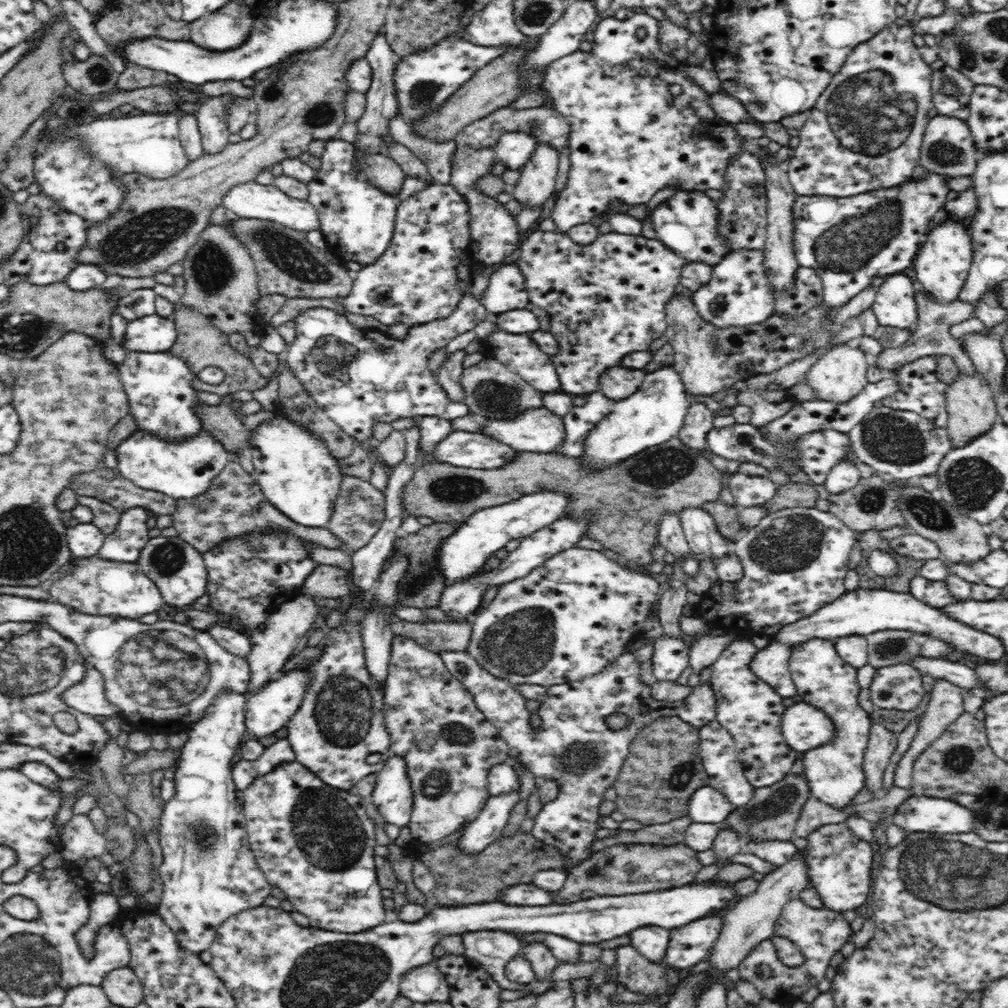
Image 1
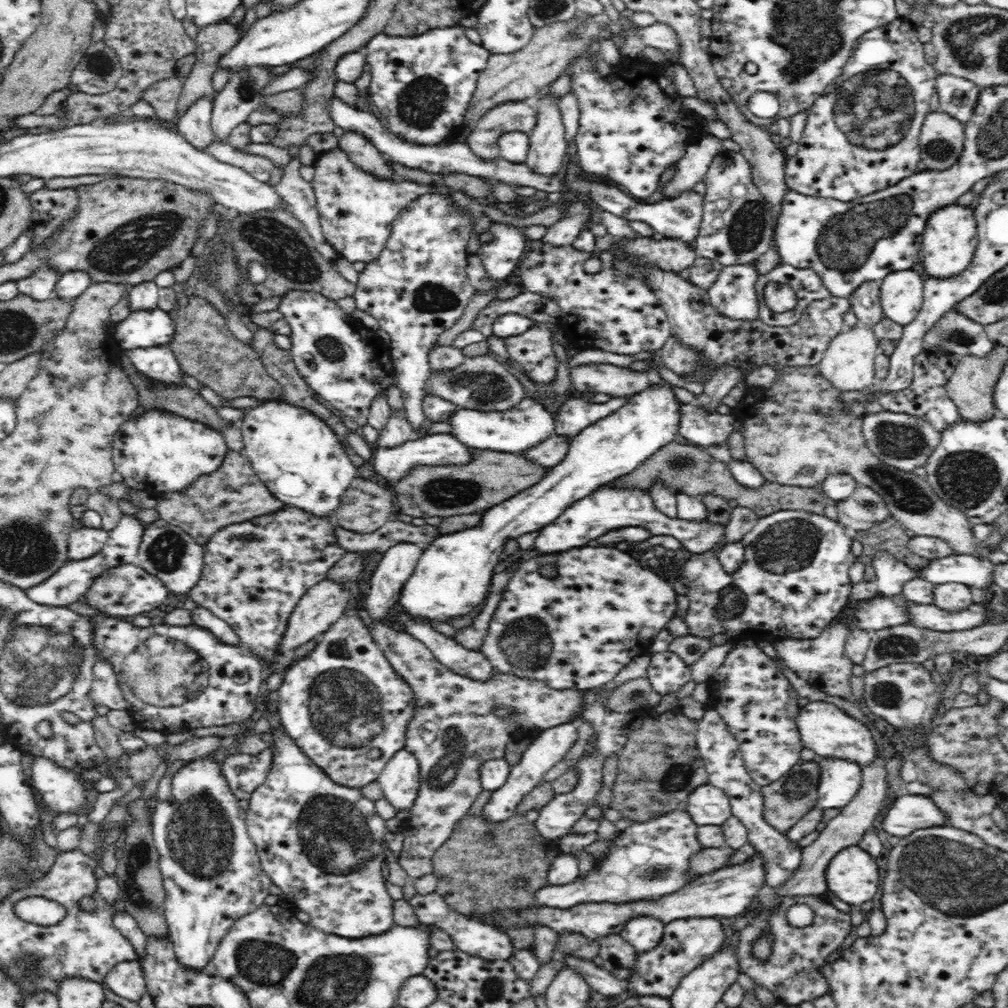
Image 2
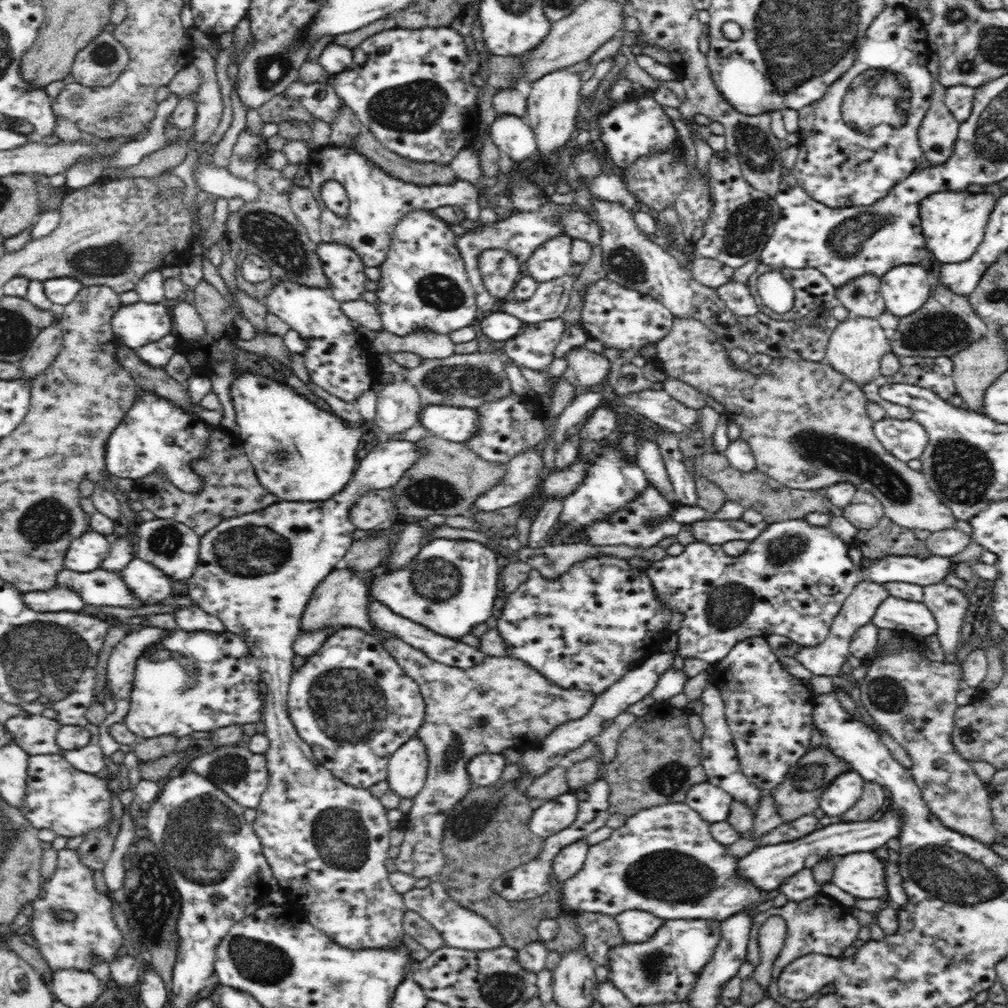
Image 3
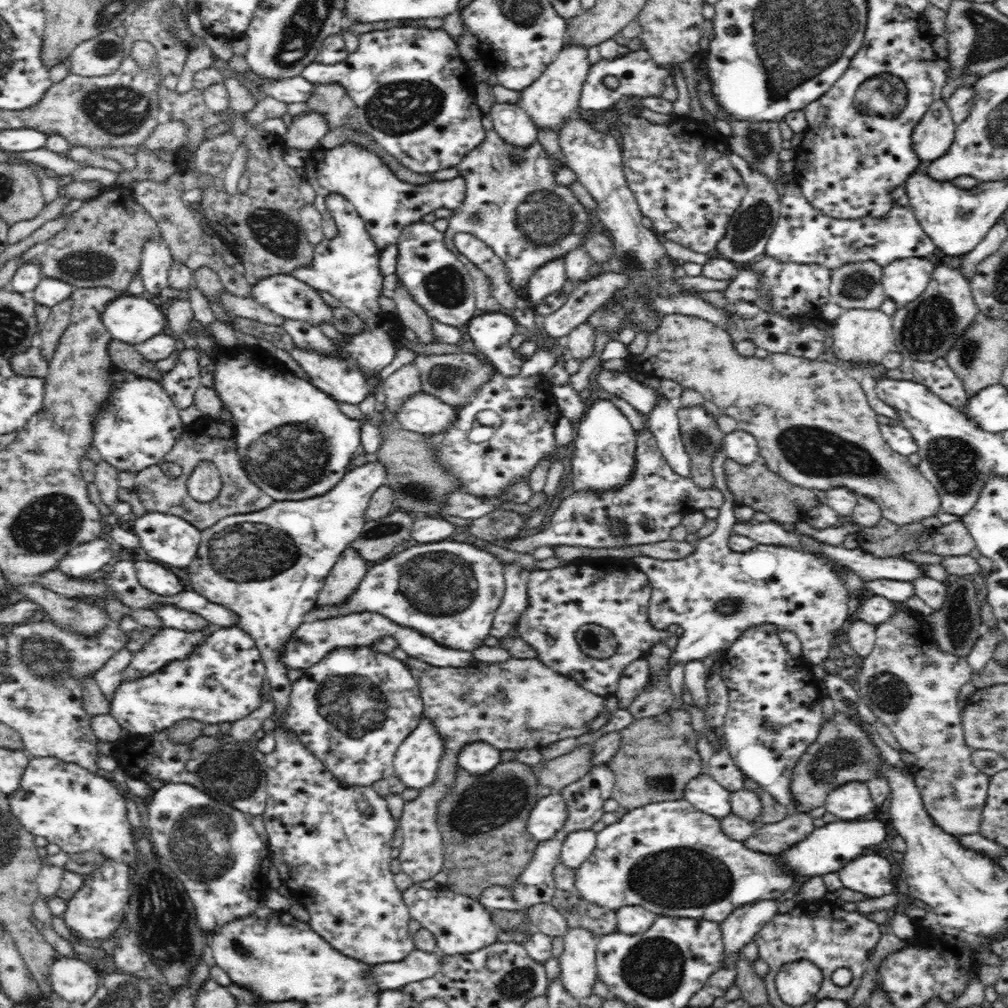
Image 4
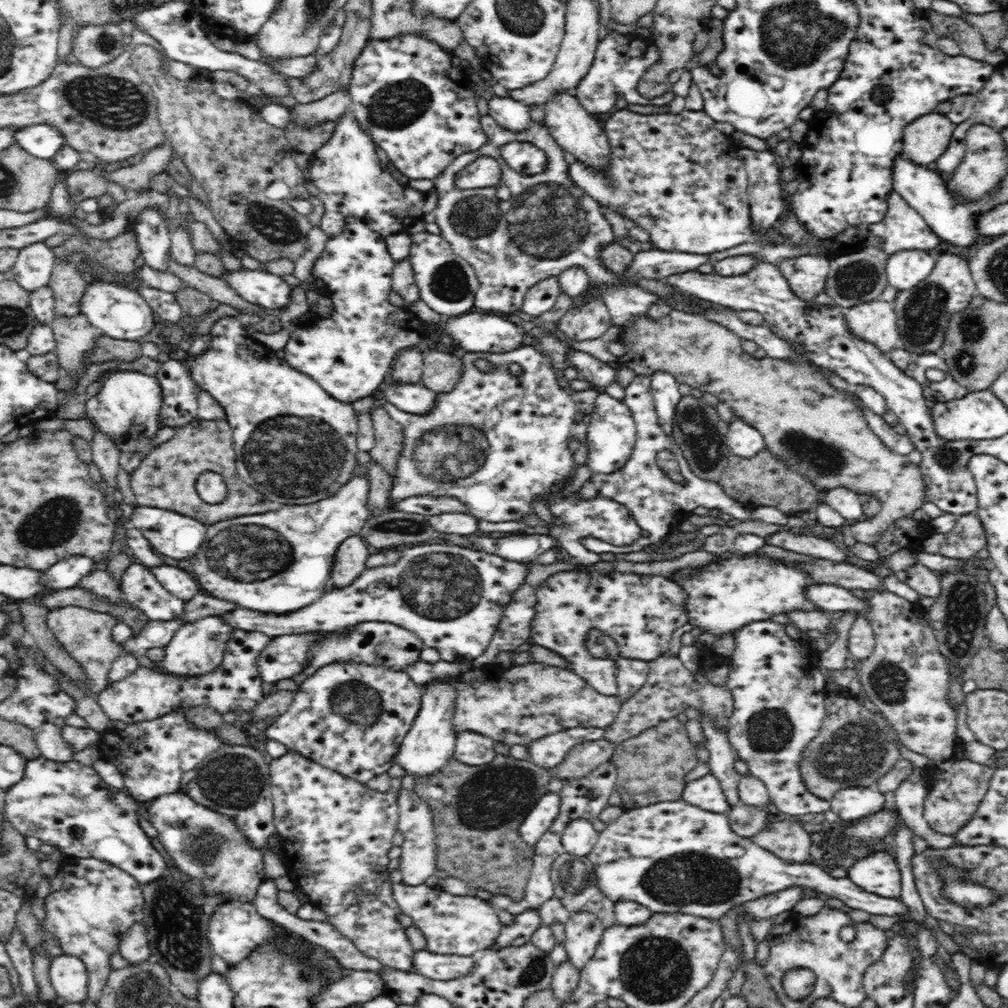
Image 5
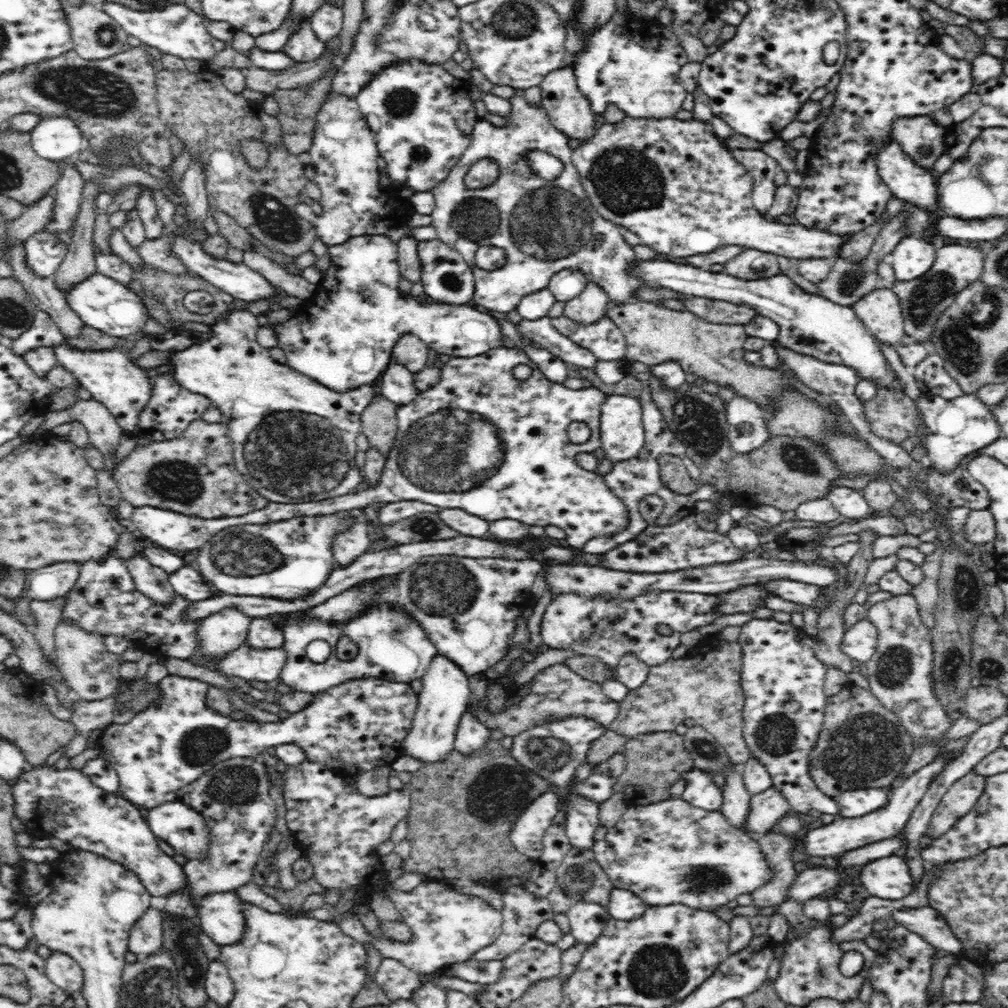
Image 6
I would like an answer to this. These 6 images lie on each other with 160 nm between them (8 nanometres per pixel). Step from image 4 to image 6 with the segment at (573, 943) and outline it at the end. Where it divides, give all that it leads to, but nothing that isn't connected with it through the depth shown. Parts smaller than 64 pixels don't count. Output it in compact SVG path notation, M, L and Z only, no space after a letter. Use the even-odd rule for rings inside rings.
M578 900L565 912L569 918L572 936L577 944L590 946L600 938L604 925L610 919L606 906Z

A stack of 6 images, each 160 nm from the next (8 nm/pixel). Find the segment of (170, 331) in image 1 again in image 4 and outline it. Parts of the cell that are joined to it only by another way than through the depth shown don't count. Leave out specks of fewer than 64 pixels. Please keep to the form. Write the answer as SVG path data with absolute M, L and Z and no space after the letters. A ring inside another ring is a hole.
M121 293L104 306L104 309L101 310L101 319L113 339L134 346L153 336L162 334L164 326L166 326L166 317L162 306L157 299L150 298L147 295Z

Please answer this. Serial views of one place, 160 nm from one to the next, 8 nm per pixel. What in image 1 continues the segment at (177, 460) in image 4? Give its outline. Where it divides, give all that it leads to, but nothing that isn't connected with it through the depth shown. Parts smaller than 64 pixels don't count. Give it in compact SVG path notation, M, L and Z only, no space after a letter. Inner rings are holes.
M233 458L212 480L208 492L194 498L178 500L176 512L171 514L171 517L172 526L177 530L179 536L201 553L208 552L213 546L228 538L242 537L254 530L255 532L279 530L279 532L292 533L302 540L309 540L320 547L341 548L339 538L336 538L327 527L305 527L284 516L280 510L268 502L253 475L244 470L244 467Z

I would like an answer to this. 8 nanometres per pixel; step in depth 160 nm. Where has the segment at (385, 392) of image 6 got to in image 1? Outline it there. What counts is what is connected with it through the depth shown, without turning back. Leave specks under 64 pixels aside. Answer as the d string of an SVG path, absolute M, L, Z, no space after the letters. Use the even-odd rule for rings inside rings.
M544 406L524 410L514 419L496 420L481 419L483 428L478 432L496 439L522 453L552 453L564 442L566 429L563 418Z

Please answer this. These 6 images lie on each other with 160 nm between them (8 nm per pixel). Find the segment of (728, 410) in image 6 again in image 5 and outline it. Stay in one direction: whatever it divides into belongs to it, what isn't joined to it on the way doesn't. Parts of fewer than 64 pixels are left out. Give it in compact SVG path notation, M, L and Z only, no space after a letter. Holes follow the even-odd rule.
M735 417L729 424L726 442L731 454L742 458L752 458L765 448L764 437L759 431Z

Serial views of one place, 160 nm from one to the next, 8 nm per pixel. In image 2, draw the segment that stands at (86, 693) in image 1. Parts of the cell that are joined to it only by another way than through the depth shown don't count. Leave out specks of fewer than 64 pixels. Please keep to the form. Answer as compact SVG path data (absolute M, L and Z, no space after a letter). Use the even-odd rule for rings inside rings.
M102 659L94 664L93 677L88 692L88 698L93 705L106 706L109 710L132 710L122 696L122 688L118 684L114 669L107 661Z

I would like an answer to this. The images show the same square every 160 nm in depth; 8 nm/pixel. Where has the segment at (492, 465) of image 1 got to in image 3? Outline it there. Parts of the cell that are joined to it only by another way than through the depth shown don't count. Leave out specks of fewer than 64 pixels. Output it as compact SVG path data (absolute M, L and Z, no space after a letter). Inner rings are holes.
M389 439L385 442L380 442L368 450L368 454L362 459L358 460L357 467L354 470L352 481L344 486L338 494L334 494L328 500L316 502L290 502L280 501L263 508L262 510L252 511L248 514L243 514L238 517L226 518L218 526L209 530L204 536L200 538L198 566L194 570L194 574L187 581L188 583L188 597L192 599L194 605L200 609L216 616L224 625L227 631L232 634L241 636L244 643L248 645L250 653L256 658L261 670L261 677L268 687L267 694L264 696L265 703L263 704L264 724L266 725L265 735L269 740L269 749L265 752L265 759L267 760L268 769L268 786L261 794L259 805L256 806L257 815L252 823L255 835L260 839L263 855L272 869L273 876L278 881L280 890L285 892L290 897L284 904L283 910L289 914L303 914L304 918L309 921L312 926L327 934L336 944L344 946L349 949L383 949L397 947L402 943L401 939L405 932L403 929L404 913L407 911L407 906L403 901L403 894L398 893L390 882L388 881L389 872L386 871L385 862L389 858L388 850L390 850L390 841L388 834L390 834L390 822L386 817L387 808L380 803L380 799L376 798L370 790L350 786L348 783L342 782L336 778L325 766L322 766L316 759L315 753L309 744L306 744L301 738L288 713L287 694L288 685L291 681L292 673L292 659L295 656L293 645L297 640L297 635L300 634L302 628L302 618L304 610L314 590L323 582L332 570L336 569L336 565L343 556L347 553L350 545L353 543L353 534L357 529L351 521L350 510L359 501L359 498L364 496L371 490L391 489L404 476L404 472L416 464L416 460L420 458L420 454L424 454L424 449L416 443L408 440Z

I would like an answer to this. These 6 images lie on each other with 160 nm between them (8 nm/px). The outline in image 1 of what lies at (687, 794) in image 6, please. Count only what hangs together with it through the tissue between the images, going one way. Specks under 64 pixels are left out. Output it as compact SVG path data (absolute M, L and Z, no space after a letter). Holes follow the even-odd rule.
M708 785L692 793L687 815L692 823L721 824L734 809L735 806L719 790Z

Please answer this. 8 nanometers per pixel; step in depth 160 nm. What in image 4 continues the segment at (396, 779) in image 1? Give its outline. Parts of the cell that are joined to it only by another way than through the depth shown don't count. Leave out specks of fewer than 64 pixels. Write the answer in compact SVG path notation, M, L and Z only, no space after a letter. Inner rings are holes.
M423 717L420 725L398 747L392 760L393 772L408 788L421 790L433 783L444 754L443 738Z

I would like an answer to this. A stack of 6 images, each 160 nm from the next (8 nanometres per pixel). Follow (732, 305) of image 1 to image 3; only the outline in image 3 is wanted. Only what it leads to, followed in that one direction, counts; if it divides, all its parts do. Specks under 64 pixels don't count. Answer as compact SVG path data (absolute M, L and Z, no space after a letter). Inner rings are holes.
M730 279L726 284L719 286L716 292L728 310L731 310L736 316L749 317L760 311L747 283Z

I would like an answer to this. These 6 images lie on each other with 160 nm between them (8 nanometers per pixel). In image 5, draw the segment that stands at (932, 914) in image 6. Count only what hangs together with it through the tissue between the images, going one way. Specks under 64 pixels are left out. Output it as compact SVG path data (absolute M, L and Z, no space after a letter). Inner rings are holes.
M680 799L672 802L645 804L635 809L624 810L620 817L608 823L608 827L599 832L594 848L587 854L592 871L597 878L601 893L612 902L631 900L648 907L653 913L693 914L700 918L719 920L734 906L774 894L780 890L799 886L815 890L822 897L842 900L844 904L868 914L882 916L908 915L906 905L898 899L884 898L877 894L868 894L852 884L848 877L835 878L830 871L817 864L786 863L764 847L758 846L750 838L736 834L729 825L726 814L707 811Z

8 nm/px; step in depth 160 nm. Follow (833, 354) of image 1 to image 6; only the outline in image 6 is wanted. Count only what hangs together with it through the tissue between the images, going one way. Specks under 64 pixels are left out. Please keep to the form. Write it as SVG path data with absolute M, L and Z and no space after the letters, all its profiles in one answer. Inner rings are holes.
M879 286L851 307L882 344L896 344L906 338L900 301L892 289Z

